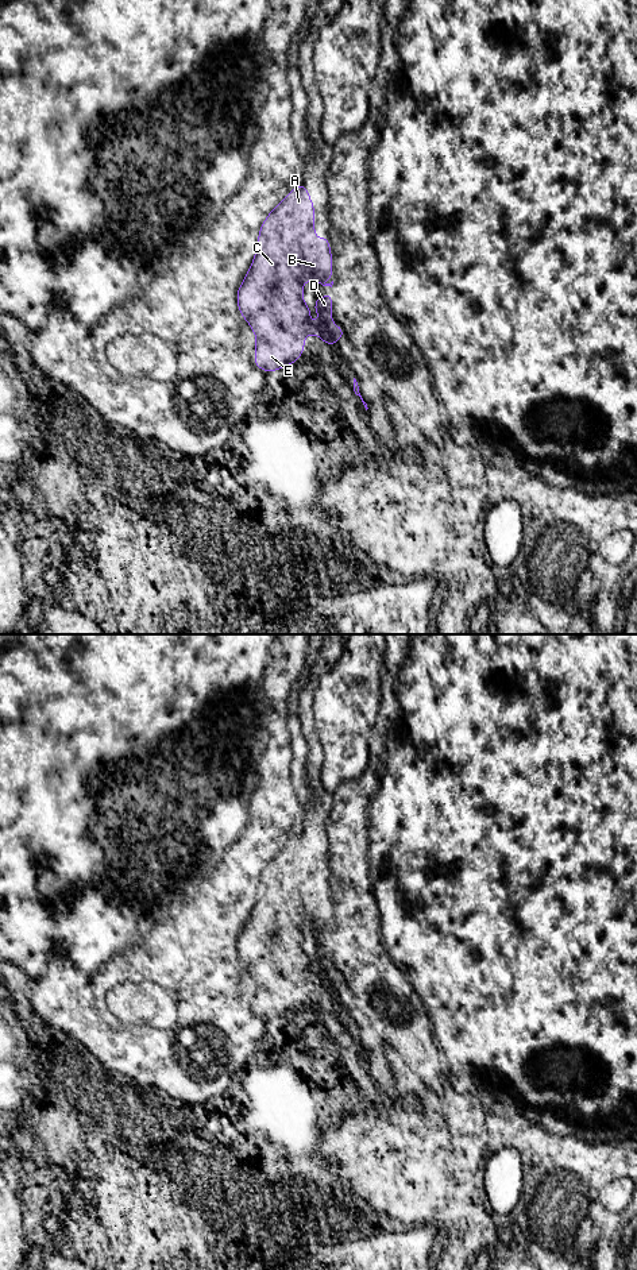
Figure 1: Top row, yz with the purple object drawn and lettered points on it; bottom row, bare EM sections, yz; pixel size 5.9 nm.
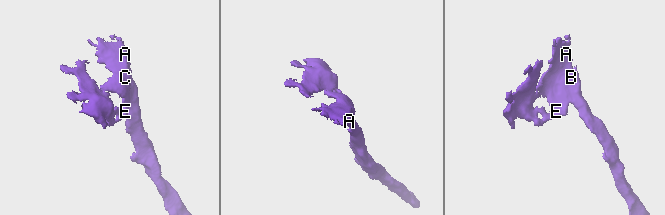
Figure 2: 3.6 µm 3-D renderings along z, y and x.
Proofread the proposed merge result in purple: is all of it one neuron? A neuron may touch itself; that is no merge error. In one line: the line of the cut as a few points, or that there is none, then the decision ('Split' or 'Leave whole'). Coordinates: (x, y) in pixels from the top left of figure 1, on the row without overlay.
No split. Leave whole

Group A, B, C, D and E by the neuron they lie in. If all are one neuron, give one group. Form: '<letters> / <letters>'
A B C D E

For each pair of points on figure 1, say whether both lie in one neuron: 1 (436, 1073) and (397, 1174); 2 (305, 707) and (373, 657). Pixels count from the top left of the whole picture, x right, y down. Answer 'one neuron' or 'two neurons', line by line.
1: two neurons
2: two neurons

